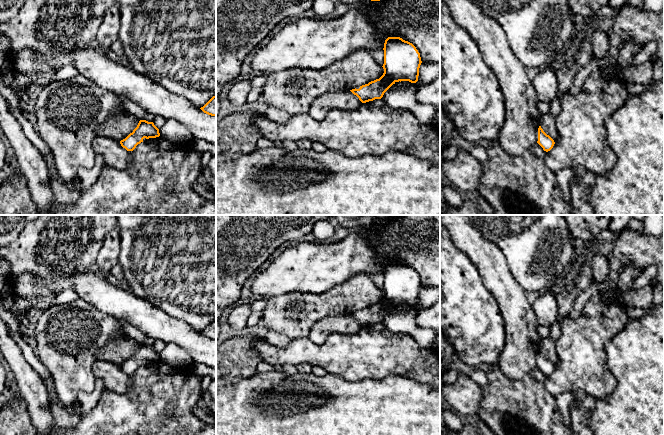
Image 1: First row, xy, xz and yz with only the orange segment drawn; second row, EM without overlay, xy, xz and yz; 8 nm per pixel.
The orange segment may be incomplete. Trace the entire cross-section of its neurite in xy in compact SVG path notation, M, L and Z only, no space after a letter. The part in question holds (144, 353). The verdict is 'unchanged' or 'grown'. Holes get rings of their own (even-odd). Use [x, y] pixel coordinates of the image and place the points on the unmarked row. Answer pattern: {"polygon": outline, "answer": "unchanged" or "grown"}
{"polygon": "M140 344L137 351L125 363L120 365L120 368L127 375L133 375L138 368L143 366L143 363L159 361L159 353L153 346Z", "answer": "unchanged"}

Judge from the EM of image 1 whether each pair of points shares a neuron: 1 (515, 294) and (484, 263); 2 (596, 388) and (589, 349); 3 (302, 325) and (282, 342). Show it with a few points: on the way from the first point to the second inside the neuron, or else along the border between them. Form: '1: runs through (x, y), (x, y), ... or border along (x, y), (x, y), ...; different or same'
1: runs through (507, 286), (492, 270); same
2: runs through (594, 378), (589, 373), (589, 359); same
3: border along (268, 330), (283, 333), (291, 339); different

